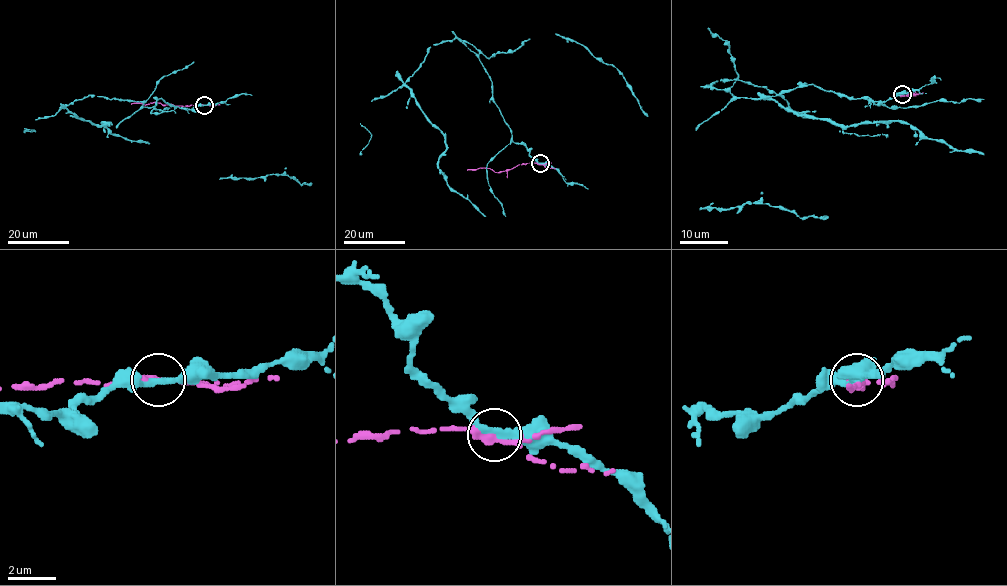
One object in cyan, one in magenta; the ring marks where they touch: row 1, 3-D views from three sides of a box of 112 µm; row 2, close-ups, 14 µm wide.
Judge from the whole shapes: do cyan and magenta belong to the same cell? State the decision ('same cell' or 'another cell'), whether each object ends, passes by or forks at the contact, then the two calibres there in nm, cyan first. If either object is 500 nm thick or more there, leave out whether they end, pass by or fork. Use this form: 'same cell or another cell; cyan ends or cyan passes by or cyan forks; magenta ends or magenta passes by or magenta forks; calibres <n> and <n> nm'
another cell; cyan passes by; magenta passes by; calibres 280 and 280 nm

